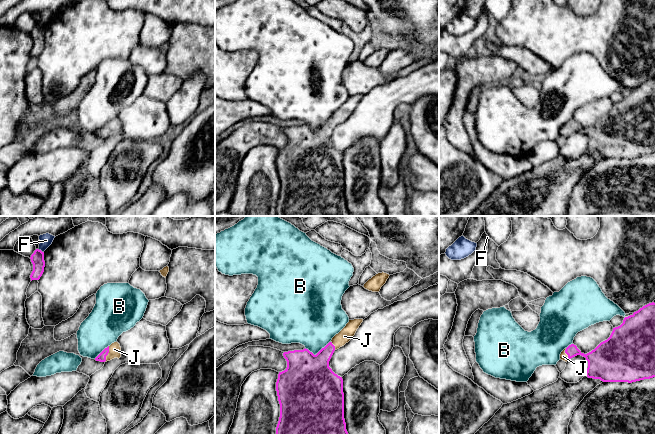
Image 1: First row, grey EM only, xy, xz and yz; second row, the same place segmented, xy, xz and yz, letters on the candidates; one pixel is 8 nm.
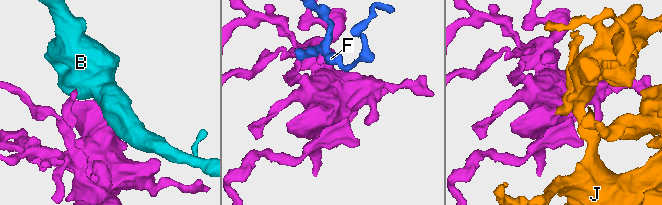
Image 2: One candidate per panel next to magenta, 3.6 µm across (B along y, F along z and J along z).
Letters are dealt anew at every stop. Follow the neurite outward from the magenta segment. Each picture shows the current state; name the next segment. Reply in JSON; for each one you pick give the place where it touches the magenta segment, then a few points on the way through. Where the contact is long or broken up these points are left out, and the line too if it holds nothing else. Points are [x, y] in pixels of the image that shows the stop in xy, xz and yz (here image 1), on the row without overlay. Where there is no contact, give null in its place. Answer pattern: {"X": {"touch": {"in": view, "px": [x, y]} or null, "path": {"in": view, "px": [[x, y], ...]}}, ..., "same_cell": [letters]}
{"J": {"touch": {"in": "xy", "px": [107, 130]}, "path": {"in": "xy", "px": [[101, 133], [107, 130], [114, 125]]}}, "same_cell": ["J"]}

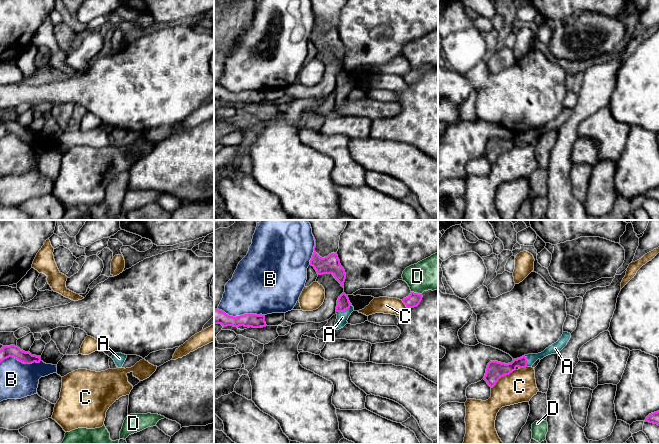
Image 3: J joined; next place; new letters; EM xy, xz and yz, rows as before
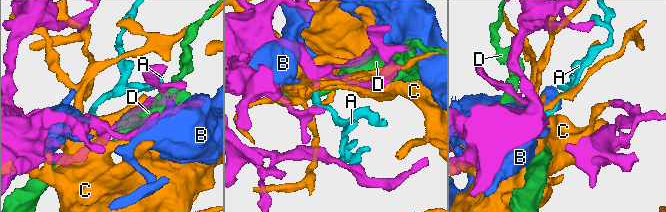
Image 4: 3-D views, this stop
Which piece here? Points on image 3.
{"A": {"touch": {"in": "xz", "px": [344, 86]}, "path": {"in": "xz", "px": [[343, 79], [344, 86], [342, 93]]}}, "same_cell": ["A"]}

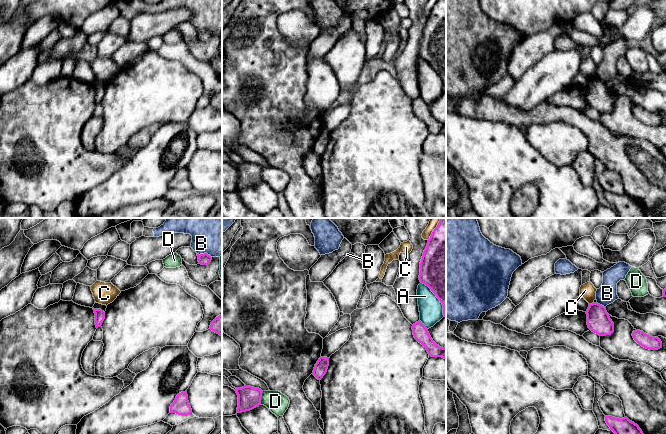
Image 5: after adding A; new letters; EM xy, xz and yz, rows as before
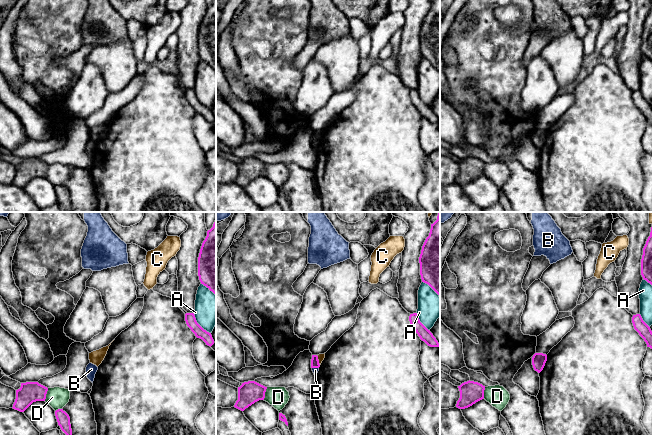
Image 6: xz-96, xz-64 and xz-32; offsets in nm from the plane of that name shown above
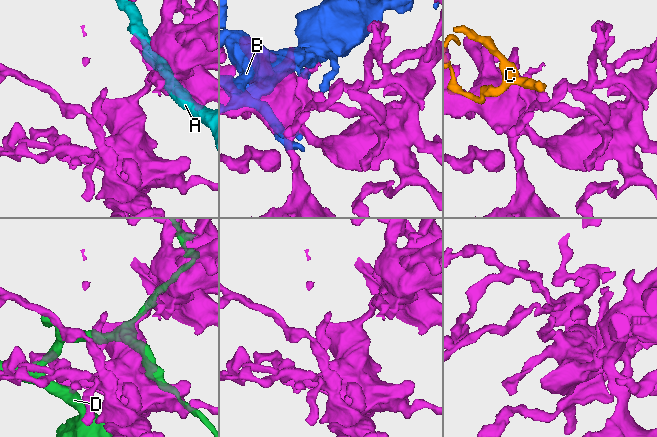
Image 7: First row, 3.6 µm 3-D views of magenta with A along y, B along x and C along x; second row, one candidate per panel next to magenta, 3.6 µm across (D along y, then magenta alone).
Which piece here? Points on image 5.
{"same_cell": []}

